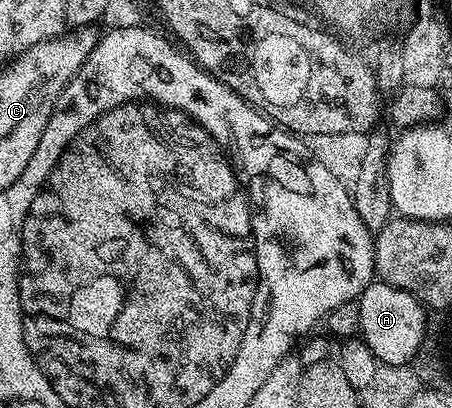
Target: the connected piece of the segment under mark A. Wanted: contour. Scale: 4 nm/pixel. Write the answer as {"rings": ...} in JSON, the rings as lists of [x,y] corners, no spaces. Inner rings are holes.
{"rings":[[[374,281],[361,292],[356,300],[361,322],[360,338],[370,347],[378,364],[389,369],[412,364],[413,347],[421,340],[421,313],[424,306],[411,293],[391,285]]]}

